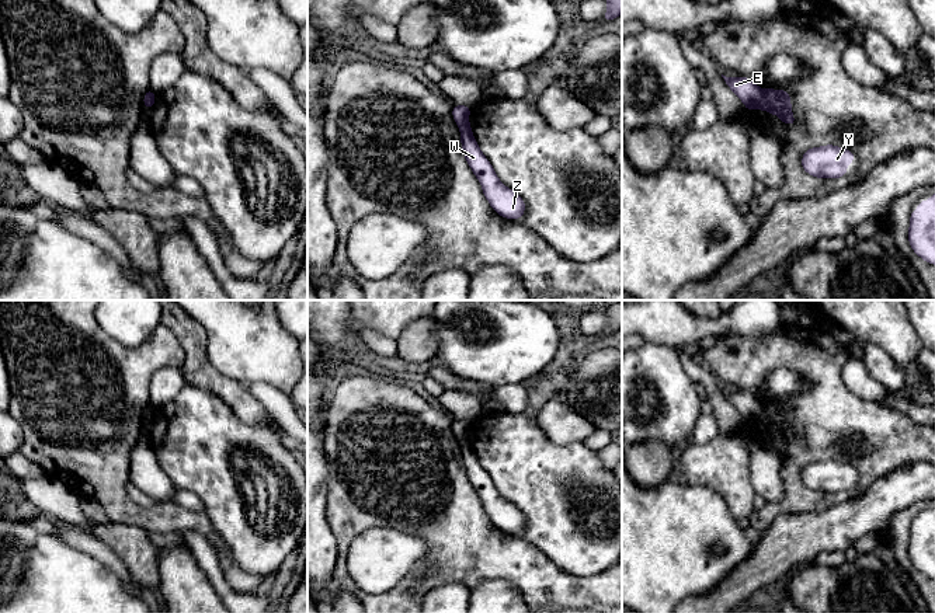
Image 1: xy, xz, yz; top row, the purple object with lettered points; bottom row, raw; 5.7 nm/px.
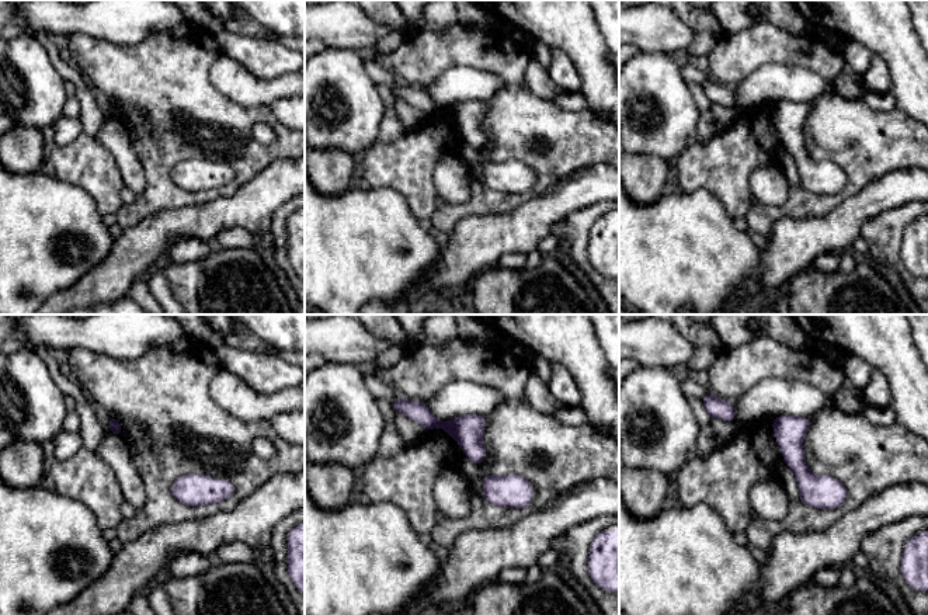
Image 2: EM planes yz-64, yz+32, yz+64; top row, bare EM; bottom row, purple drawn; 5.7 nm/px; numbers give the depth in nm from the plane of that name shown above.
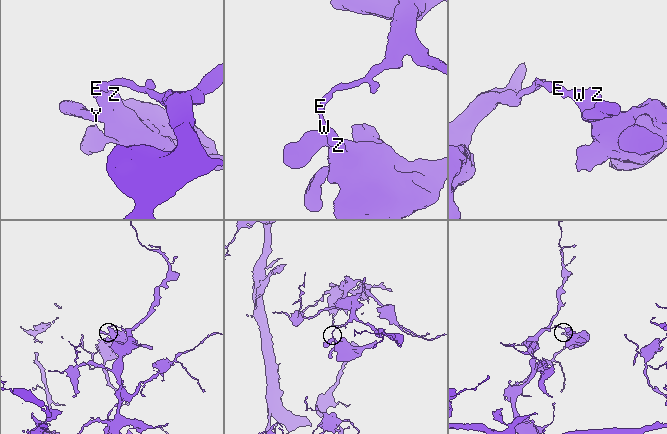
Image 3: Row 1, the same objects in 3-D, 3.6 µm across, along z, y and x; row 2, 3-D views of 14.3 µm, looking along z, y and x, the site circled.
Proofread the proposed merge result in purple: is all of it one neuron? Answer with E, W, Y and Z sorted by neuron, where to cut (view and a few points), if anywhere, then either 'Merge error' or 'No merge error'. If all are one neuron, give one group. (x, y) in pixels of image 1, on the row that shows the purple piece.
Groups: E / W Y Z. Split along yz (764, 90), (757, 108). Merge error

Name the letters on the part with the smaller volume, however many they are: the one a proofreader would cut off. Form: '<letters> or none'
W, Y, Z

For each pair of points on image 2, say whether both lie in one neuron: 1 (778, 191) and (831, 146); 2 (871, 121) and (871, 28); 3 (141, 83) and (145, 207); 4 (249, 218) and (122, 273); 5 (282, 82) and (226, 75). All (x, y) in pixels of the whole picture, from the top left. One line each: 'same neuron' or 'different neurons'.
1: different neurons
2: different neurons
3: same neuron
4: same neuron
5: same neuron

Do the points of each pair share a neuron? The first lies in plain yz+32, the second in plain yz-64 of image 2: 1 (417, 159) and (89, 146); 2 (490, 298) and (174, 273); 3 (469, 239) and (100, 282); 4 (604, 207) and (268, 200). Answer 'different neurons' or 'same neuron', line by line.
1: same neuron
2: same neuron
3: same neuron
4: different neurons

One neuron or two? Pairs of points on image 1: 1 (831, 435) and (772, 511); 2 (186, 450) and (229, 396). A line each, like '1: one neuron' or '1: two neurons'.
1: one neuron
2: two neurons

